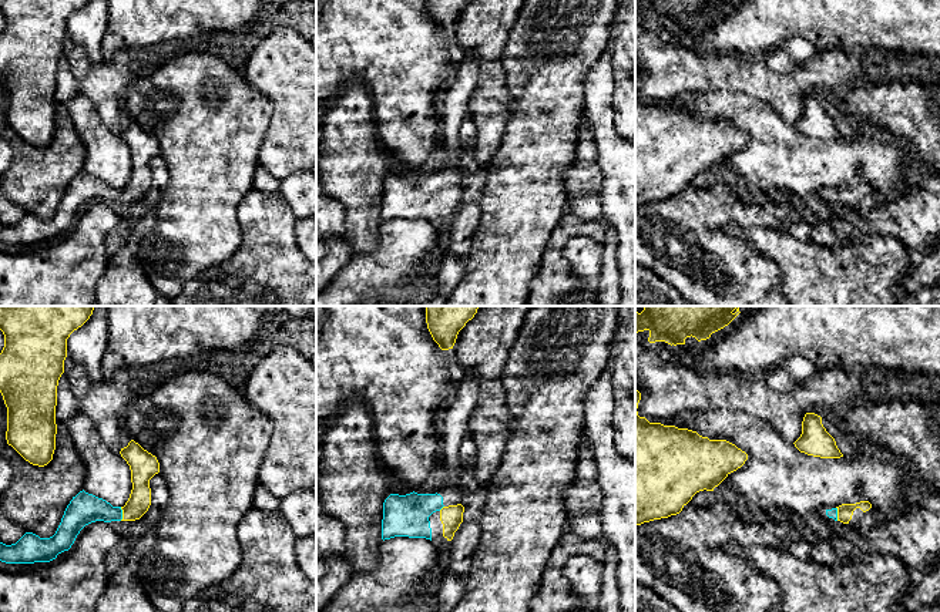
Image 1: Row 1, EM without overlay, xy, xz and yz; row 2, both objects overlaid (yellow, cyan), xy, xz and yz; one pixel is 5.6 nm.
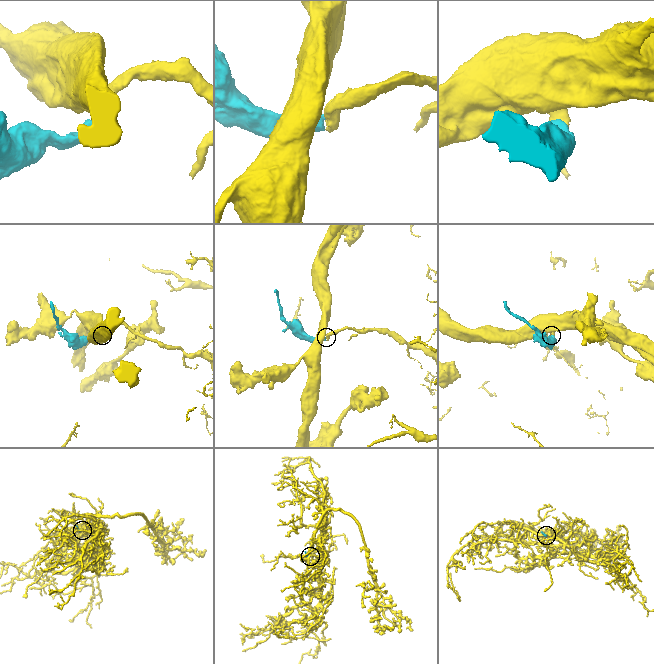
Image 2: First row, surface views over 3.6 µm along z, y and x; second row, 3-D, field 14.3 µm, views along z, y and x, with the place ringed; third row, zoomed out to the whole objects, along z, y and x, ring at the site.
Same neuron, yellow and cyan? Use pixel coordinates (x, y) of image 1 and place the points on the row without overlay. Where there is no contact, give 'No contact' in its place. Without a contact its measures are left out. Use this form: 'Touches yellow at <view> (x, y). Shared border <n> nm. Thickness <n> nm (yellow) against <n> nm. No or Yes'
Touches yellow at xy (123, 195). Shared border 80 nm. Thickness 130 nm (yellow) against 180 nm. Yes

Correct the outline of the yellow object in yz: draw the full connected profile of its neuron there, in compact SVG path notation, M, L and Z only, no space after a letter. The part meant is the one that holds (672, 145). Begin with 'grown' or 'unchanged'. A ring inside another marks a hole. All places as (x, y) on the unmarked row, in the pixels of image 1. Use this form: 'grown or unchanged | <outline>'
unchanged | M635 70L635 208L677 196L699 172L714 172L741 149L748 135L726 121L709 121L688 110L649 104L638 97L641 74Z

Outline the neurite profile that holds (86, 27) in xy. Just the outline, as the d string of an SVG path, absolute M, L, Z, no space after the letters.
M88 0L67 20L67 37L98 58L108 24L108 0Z

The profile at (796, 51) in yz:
M793 37L769 51L765 58L773 71L789 73L802 68L818 54L818 50L809 41Z

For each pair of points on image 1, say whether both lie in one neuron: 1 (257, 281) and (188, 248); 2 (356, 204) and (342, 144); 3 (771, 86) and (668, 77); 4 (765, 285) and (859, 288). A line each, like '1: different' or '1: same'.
1: different
2: same
3: same
4: different

